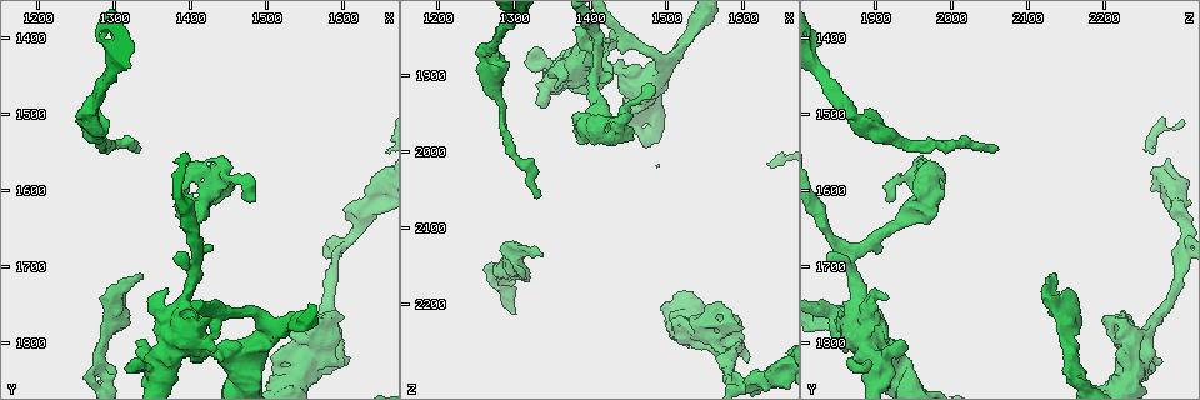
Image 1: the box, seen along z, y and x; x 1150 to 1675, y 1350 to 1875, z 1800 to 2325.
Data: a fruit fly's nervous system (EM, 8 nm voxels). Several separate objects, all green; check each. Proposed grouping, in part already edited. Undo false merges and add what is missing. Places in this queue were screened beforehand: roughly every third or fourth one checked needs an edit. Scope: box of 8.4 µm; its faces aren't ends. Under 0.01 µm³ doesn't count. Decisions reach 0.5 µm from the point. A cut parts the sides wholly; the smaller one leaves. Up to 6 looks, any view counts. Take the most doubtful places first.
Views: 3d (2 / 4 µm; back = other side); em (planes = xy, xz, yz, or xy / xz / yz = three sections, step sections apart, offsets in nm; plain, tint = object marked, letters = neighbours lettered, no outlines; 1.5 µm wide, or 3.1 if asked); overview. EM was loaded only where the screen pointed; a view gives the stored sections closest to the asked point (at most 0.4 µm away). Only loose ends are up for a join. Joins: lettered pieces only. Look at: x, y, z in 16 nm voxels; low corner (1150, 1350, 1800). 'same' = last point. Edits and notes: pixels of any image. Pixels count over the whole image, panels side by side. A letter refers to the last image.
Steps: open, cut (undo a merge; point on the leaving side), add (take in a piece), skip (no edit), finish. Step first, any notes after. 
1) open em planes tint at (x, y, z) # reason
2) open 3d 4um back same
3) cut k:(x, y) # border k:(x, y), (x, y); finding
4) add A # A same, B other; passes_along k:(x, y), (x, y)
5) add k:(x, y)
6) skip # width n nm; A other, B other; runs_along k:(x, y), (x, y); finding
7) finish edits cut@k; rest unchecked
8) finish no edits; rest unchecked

open 3d 2um back at (1335, 1710, 2135)

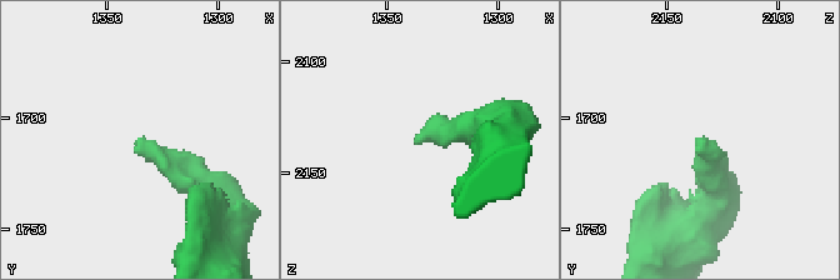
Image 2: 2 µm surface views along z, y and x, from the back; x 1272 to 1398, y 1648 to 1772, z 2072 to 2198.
open em planes letters at (1334, 1708, 2134)

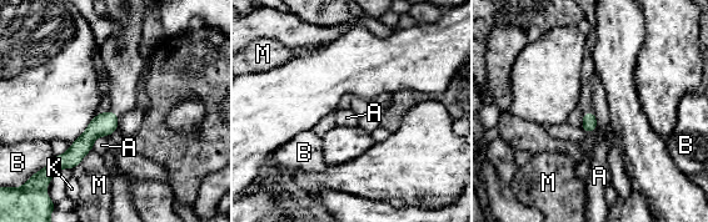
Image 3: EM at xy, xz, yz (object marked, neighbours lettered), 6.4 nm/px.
skip # width 100 nm; longest_contact M 180 nm; A other, B other, K other, M other; none of them fits

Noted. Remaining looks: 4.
open em planes tint at (1385, 1775, 1885) # sudden change in width

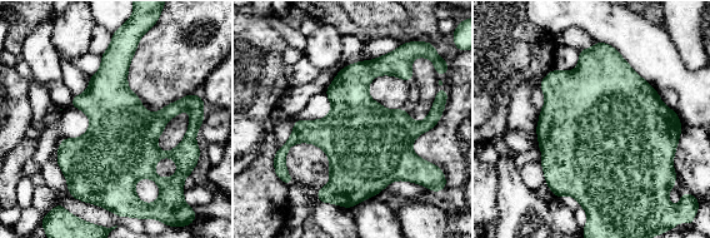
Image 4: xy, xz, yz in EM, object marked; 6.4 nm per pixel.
open em planes letters same

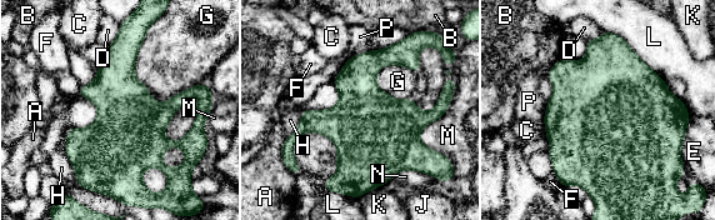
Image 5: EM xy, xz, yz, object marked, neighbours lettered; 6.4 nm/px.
skip # A other, B other, C other, D other, E other, F other, G other, H other, J other, K other, L other, M other, N other, P other; border 5:(145, 30), (149, 95), (199, 84); all the same neuron

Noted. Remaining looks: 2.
finish no edits; rest unchecked

